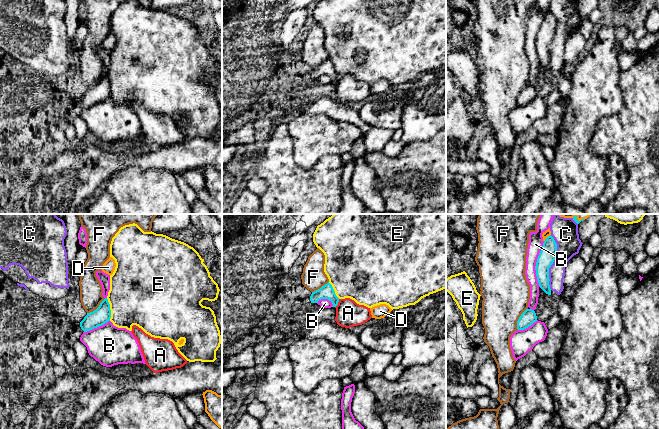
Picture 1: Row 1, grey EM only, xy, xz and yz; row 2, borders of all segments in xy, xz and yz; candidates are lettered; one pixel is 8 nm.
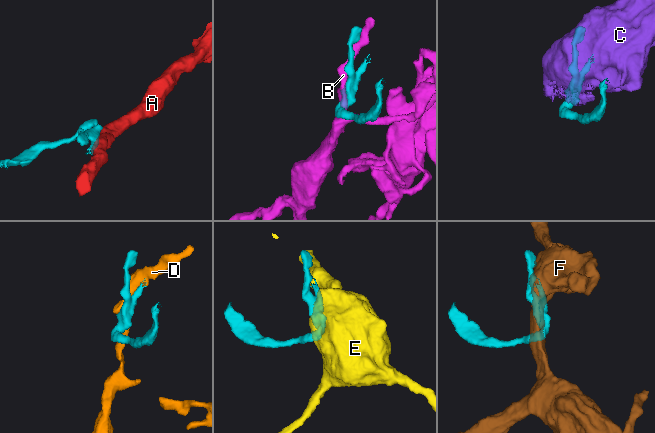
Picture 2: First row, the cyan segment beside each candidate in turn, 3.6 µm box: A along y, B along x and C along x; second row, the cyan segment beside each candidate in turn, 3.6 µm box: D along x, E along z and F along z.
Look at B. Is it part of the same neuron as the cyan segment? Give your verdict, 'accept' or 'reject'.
reject

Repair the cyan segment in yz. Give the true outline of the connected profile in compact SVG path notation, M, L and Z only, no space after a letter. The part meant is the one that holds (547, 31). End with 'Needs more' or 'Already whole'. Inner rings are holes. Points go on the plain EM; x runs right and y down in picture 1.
M550 11L543 19L535 42L539 62L548 71L551 71L551 65L549 61L549 44L555 36L556 29L557 20L554 14Z. Already whole

